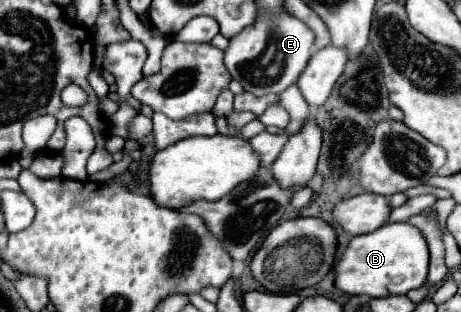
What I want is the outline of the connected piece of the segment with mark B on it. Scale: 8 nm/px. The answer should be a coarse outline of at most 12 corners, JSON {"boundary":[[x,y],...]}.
{"boundary":[[408,223],[352,237],[336,261],[348,295],[406,295],[428,277]]}

